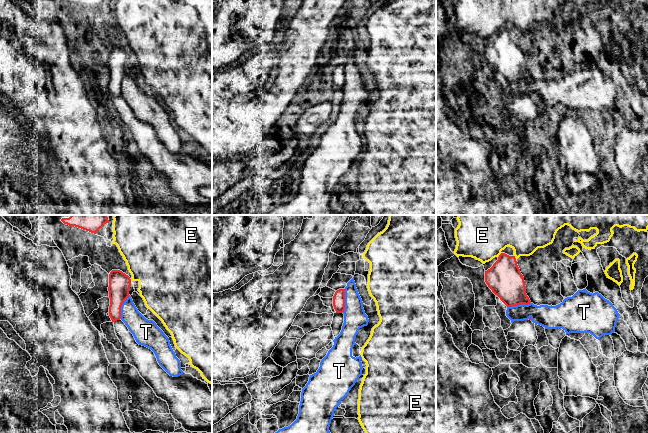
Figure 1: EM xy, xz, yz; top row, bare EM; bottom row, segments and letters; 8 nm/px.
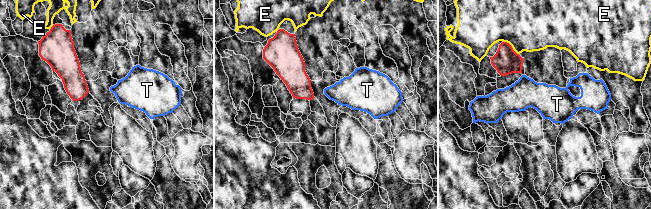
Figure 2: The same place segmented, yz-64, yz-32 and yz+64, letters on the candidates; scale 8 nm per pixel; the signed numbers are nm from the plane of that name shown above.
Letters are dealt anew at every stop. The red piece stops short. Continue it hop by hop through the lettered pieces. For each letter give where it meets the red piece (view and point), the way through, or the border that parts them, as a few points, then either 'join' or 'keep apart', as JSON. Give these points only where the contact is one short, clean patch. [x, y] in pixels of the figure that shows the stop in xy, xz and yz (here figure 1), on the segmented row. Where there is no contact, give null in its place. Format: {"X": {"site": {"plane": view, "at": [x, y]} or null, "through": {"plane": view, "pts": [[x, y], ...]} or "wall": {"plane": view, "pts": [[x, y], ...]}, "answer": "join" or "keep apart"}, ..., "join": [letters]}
{"E": {"site": {"plane": "yz", "at": [514, 257]}, "answer": "keep apart"}, "T": {"site": {"plane": "xz", "at": [344, 301]}, "wall": {"plane": "xz", "pts": [[345, 289], [345, 309], [342, 312]]}, "answer": "keep apart"}, "join": []}

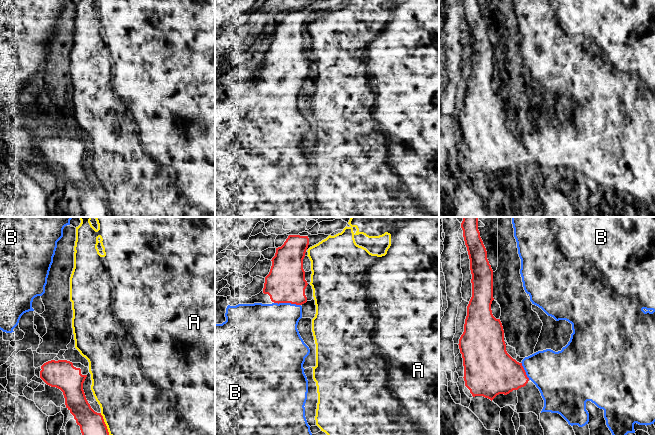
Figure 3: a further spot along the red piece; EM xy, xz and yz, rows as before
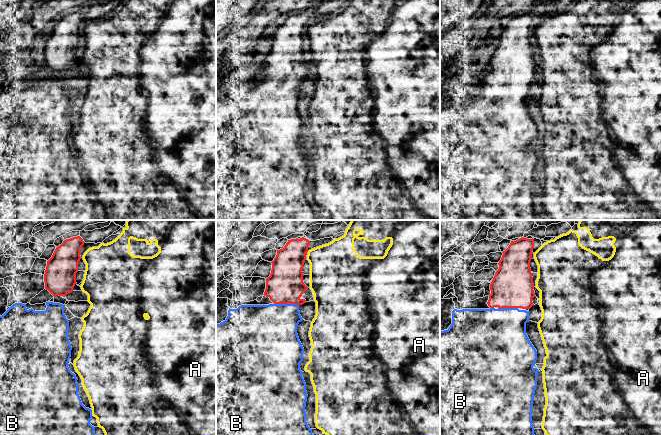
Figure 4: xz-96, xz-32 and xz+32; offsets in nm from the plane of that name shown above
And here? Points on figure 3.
{"A": {"site": {"plane": "xy", "at": [105, 424]}, "answer": "keep apart"}, "B": {"site": {"plane": "xz", "at": [287, 302]}, "through": {"plane": "xz", "pts": [[285, 283], [287, 302], [285, 313], [272, 329]]}, "answer": "join"}, "join": ["B"]}

